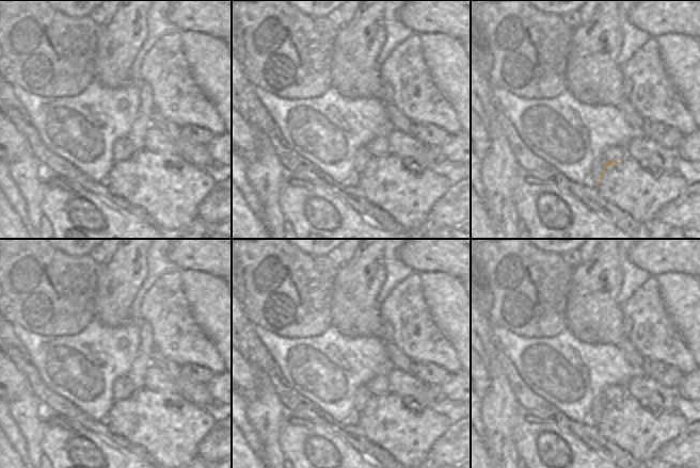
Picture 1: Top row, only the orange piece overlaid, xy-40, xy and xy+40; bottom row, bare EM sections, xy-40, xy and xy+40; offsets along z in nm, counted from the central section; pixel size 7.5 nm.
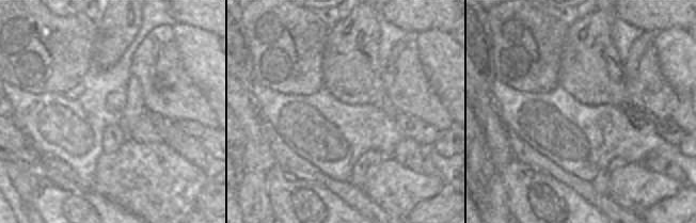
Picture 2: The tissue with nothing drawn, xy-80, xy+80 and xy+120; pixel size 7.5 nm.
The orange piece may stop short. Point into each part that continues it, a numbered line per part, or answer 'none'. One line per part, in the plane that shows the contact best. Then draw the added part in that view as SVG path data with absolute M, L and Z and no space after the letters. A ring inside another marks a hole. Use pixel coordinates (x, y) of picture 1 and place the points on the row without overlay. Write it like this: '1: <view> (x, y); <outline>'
1: xy+40 (599, 402); M605 391L600 392L592 402L592 410L590 413L590 422L596 425L599 415L605 406Z

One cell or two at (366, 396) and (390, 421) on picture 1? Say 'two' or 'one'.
two

